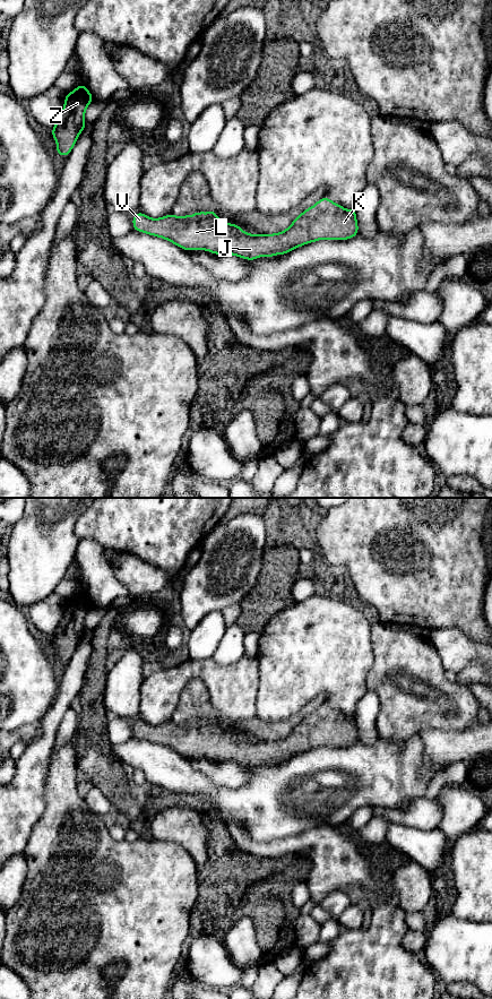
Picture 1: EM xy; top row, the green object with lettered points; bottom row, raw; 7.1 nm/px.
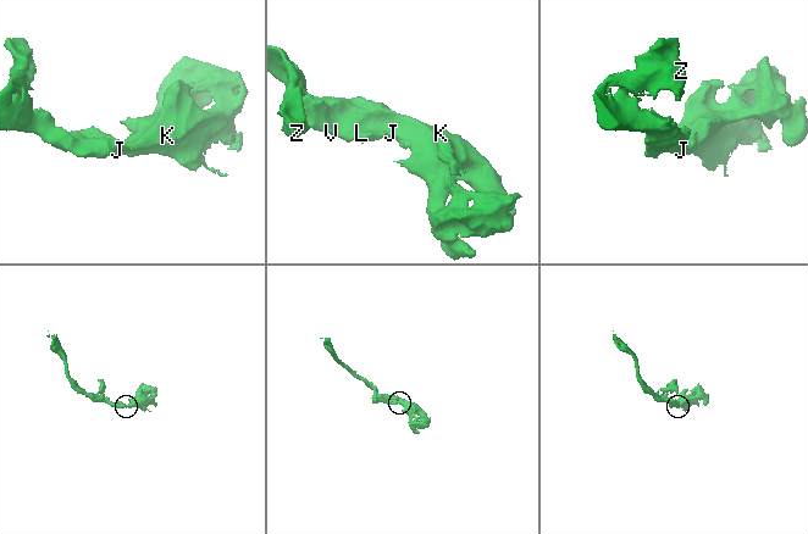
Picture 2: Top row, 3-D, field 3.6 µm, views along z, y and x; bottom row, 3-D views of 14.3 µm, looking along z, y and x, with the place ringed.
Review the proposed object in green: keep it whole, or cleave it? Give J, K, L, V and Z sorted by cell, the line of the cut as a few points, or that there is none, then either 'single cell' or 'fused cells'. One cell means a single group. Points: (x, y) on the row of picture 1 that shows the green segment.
groups J K L V Z; cut none; single cell

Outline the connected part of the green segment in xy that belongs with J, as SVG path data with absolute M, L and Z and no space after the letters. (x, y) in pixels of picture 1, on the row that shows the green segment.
M322 197L296 216L286 230L274 234L249 234L240 225L219 219L215 210L193 213L191 217L188 214L181 217L170 214L161 218L150 218L140 212L135 214L132 224L135 231L165 239L187 251L207 250L215 255L234 255L248 260L284 255L318 240L348 240L359 232L355 208L347 210L328 197Z

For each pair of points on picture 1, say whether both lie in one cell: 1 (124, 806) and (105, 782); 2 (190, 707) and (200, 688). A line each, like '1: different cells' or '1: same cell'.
1: same cell
2: same cell

